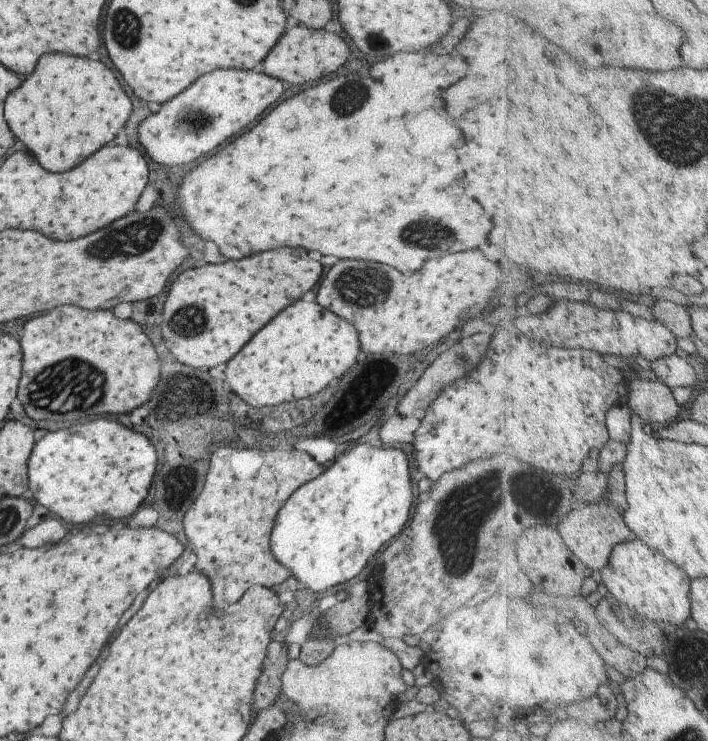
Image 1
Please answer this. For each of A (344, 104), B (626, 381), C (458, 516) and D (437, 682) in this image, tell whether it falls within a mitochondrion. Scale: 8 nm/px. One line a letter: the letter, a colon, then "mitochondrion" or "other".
A: mitochondrion
B: other
C: mitochondrion
D: other

